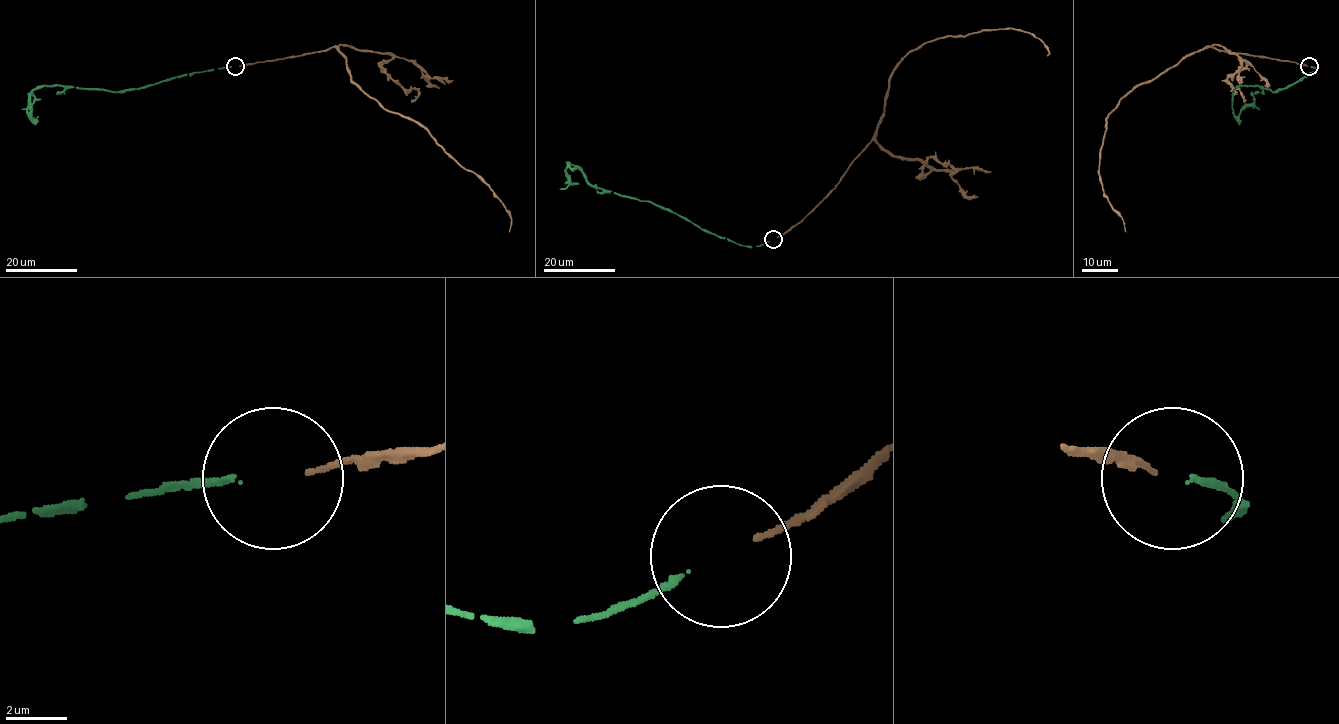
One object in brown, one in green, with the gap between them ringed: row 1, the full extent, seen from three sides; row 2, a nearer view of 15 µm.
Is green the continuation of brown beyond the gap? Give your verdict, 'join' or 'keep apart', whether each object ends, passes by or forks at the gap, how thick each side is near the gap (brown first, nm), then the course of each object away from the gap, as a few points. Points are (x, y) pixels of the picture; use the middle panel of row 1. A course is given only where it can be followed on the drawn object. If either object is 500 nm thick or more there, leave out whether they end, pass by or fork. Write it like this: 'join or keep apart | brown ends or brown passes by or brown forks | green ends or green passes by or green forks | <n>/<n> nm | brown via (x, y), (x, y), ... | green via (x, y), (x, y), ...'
join | brown ends | green ends | 170/170 nm | brown via (777, 237), (833, 189), (872, 138), (891, 73), (911, 51), (947, 36), (1015, 28), (1044, 44), (1047, 56) | green via (769, 240), (747, 246), (721, 238), (647, 201), (594, 188), (569, 162), (565, 172), (572, 184), (566, 181)

